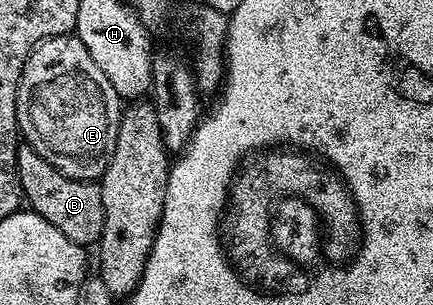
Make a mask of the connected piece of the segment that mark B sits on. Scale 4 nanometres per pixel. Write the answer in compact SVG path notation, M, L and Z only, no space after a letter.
M27 145L19 146L17 175L22 194L31 210L47 219L48 223L60 231L60 235L83 247L93 246L99 241L104 231L104 199L102 186L98 181L68 179Z

